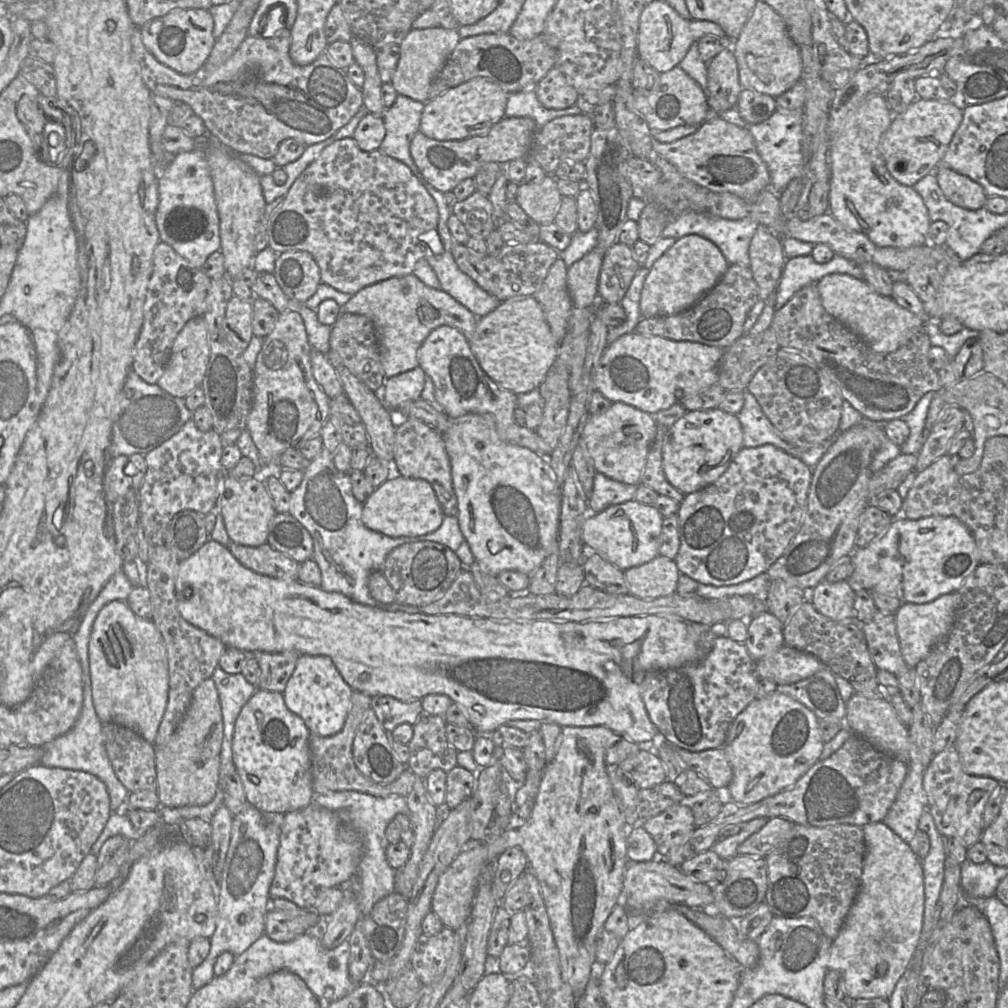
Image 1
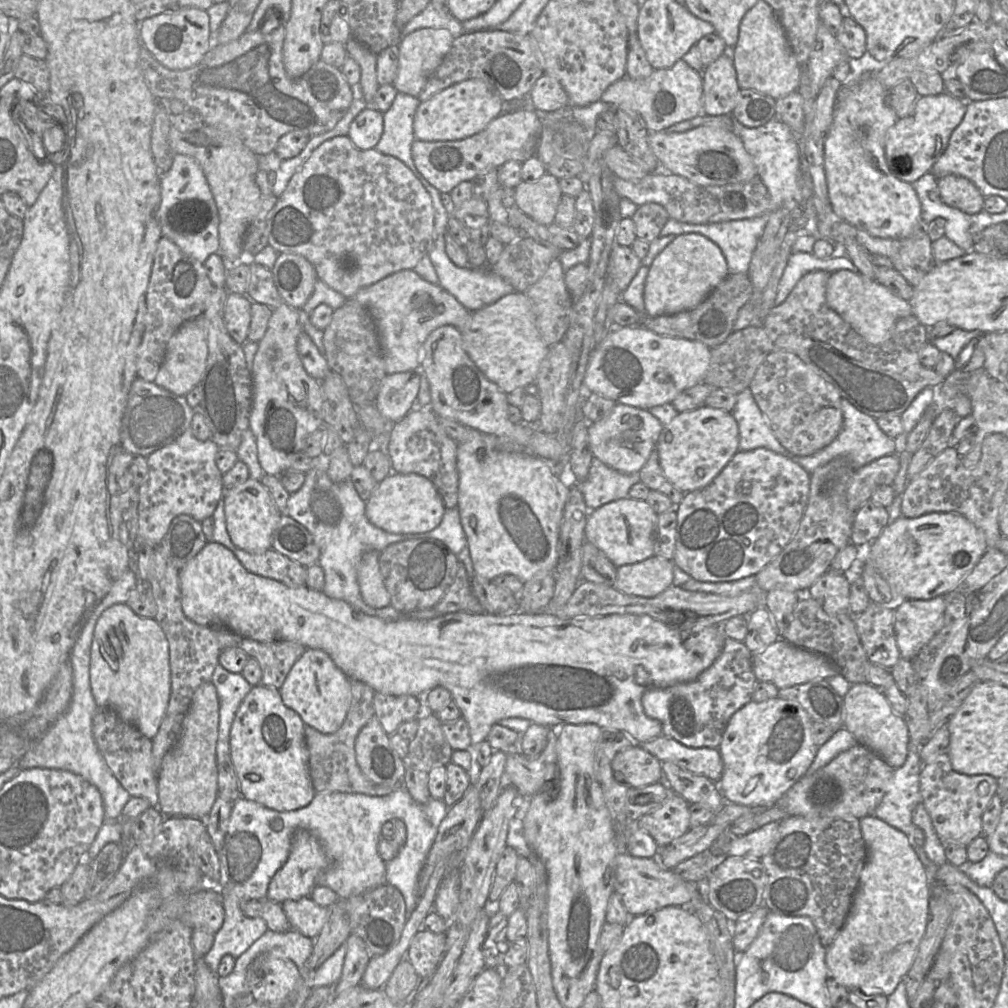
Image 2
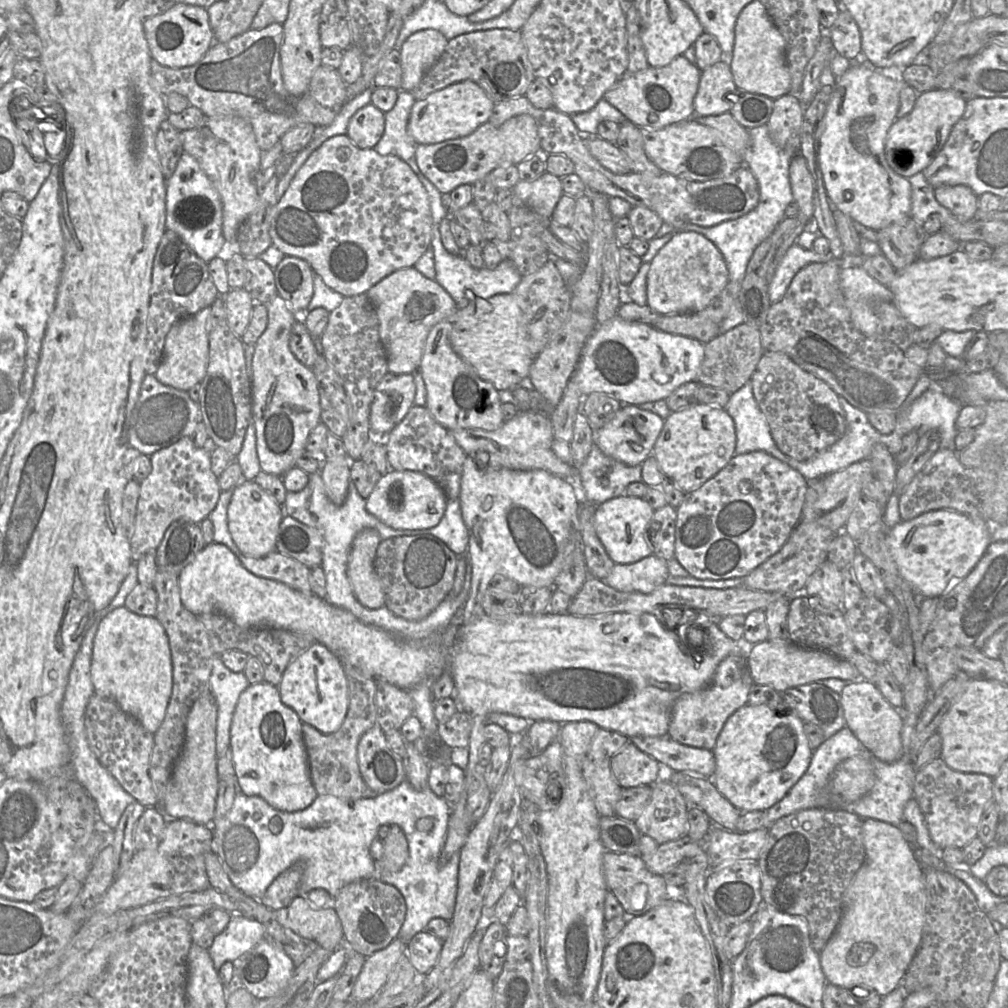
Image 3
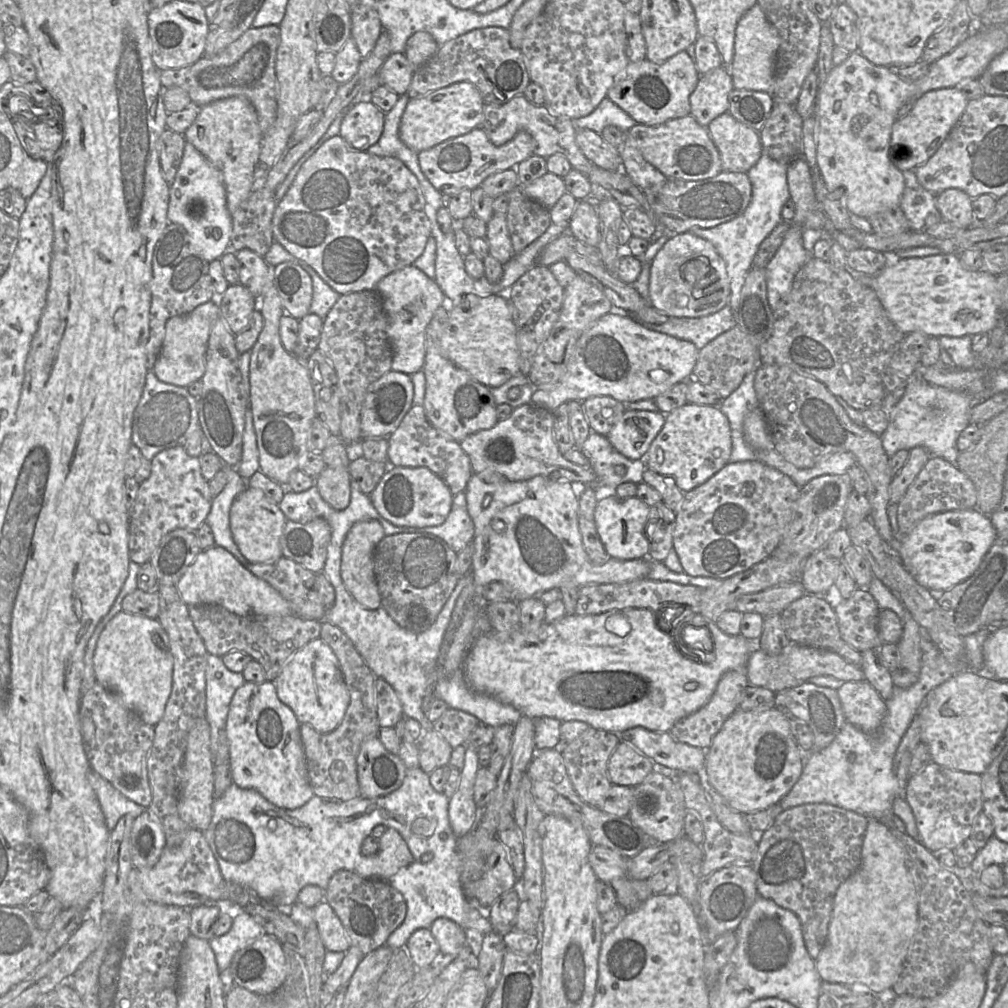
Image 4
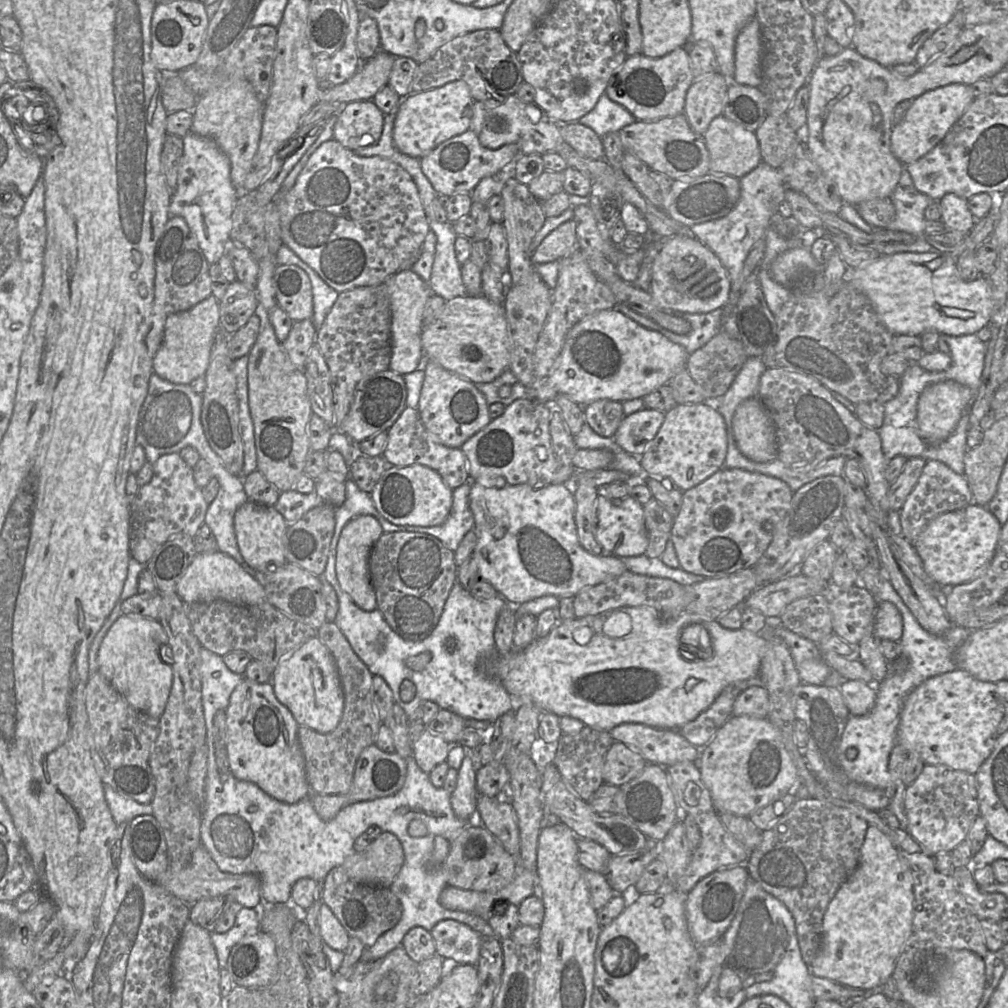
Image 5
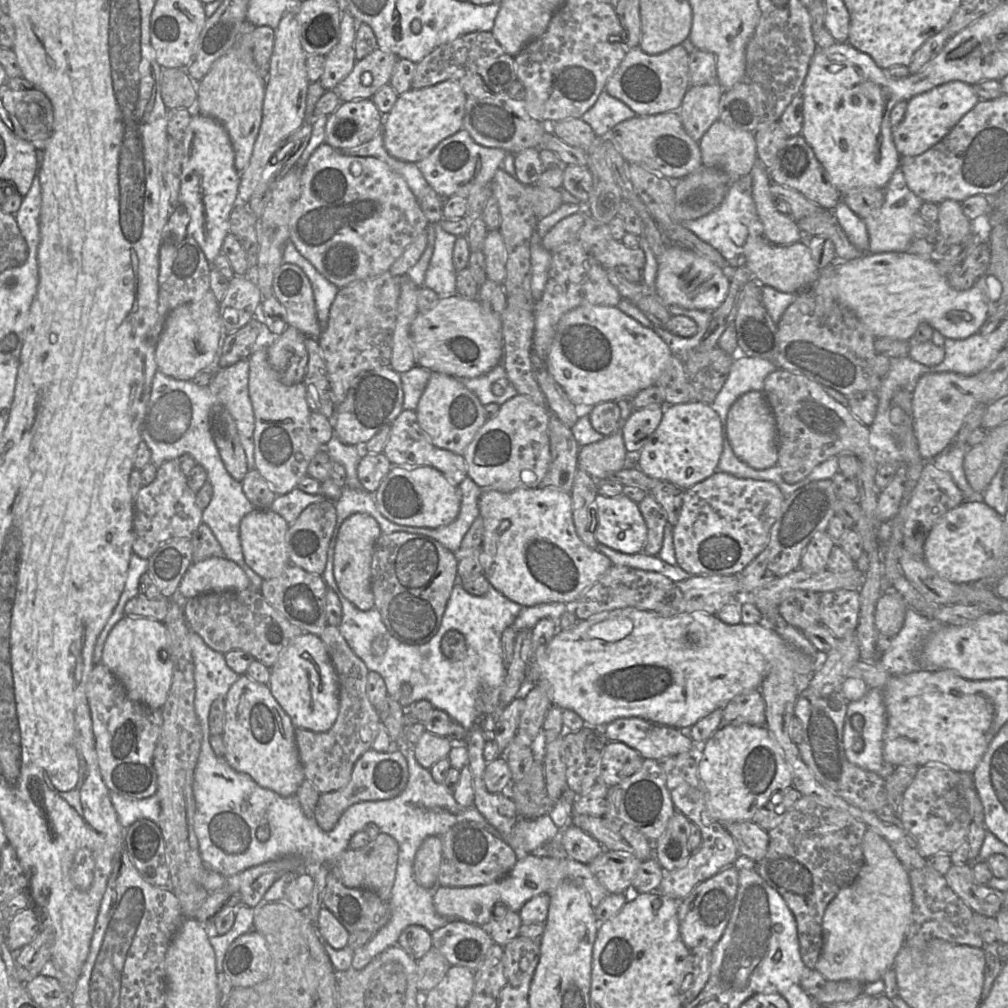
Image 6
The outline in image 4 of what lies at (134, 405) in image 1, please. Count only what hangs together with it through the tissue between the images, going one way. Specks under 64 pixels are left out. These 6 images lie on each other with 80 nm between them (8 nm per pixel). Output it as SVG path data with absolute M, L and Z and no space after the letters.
M148 371L141 398L134 411L132 444L137 446L149 461L162 450L184 445L189 437L206 437L199 423L197 398L186 387L160 381L153 371Z

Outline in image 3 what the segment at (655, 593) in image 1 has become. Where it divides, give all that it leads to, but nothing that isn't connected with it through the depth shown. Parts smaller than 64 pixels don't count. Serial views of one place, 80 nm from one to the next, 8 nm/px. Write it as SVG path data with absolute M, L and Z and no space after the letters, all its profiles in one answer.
M650 555L630 564L614 564L603 581L621 592L648 594L665 584L669 575L667 561Z

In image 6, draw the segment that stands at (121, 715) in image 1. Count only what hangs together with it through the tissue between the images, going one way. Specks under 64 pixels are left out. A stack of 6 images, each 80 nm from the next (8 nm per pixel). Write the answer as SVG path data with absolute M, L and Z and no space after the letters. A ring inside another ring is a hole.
M124 616L105 641L101 663L120 681L132 701L161 710L173 679L170 638L164 623L144 617ZM160 650L167 652L166 660L159 658Z

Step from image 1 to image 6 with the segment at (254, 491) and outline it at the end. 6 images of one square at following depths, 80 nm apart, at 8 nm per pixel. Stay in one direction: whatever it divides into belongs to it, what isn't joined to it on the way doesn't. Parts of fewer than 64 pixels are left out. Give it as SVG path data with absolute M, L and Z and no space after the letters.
M254 509L240 522L240 542L245 563L263 580L279 577L289 566L286 533L289 524L271 509Z

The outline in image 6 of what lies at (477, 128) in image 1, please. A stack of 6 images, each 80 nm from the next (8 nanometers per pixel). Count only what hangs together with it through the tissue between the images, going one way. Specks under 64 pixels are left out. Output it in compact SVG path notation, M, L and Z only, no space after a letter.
M455 80L400 94L390 112L383 116L383 139L390 156L404 162L418 163L442 140L463 129L467 95Z

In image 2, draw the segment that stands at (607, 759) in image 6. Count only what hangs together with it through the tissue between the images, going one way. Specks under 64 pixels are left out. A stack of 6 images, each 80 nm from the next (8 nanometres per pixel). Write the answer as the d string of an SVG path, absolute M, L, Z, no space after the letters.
M639 744L619 751L611 767L615 779L631 788L657 783L663 777L662 762Z

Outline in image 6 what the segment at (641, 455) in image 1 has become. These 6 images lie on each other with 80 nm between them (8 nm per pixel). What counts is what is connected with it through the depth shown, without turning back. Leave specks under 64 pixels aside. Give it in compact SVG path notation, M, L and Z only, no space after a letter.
M651 404L633 412L620 427L627 452L639 452L660 424L666 405Z

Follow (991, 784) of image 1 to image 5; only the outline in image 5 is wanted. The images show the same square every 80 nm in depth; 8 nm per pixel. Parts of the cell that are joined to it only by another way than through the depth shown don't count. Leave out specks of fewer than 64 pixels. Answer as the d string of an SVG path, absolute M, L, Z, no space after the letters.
M925 764L919 776L906 788L904 809L908 819L907 831L927 853L932 856L942 852L951 853L967 838L975 818L980 815L975 774L954 770L945 765Z

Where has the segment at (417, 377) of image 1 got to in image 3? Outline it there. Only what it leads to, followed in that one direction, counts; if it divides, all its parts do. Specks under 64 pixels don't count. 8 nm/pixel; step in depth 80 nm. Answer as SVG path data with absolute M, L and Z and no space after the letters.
M387 373L376 386L370 408L370 430L383 441L414 405L416 385L412 374Z

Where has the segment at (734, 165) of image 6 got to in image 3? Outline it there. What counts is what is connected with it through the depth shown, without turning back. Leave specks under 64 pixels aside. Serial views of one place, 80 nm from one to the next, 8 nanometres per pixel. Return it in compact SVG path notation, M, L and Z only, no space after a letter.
M729 112L713 116L693 115L699 124L716 129L724 144L742 156L750 144L748 129L741 126Z

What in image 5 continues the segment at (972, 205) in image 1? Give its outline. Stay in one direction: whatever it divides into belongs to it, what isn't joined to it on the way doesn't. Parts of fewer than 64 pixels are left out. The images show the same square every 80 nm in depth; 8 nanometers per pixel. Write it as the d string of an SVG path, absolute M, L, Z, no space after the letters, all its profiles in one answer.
M948 193L938 200L938 203L941 208L940 220L947 231L967 234L973 228L976 219L970 212L966 199Z

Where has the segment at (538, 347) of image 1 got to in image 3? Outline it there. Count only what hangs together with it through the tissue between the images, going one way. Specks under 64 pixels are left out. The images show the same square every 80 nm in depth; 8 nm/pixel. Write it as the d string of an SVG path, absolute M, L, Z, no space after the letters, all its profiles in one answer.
M512 292L487 299L475 297L465 308L457 309L444 321L452 325L450 343L453 350L475 369L481 379L490 382L498 391L506 390L529 376L536 356L529 349L525 318Z

